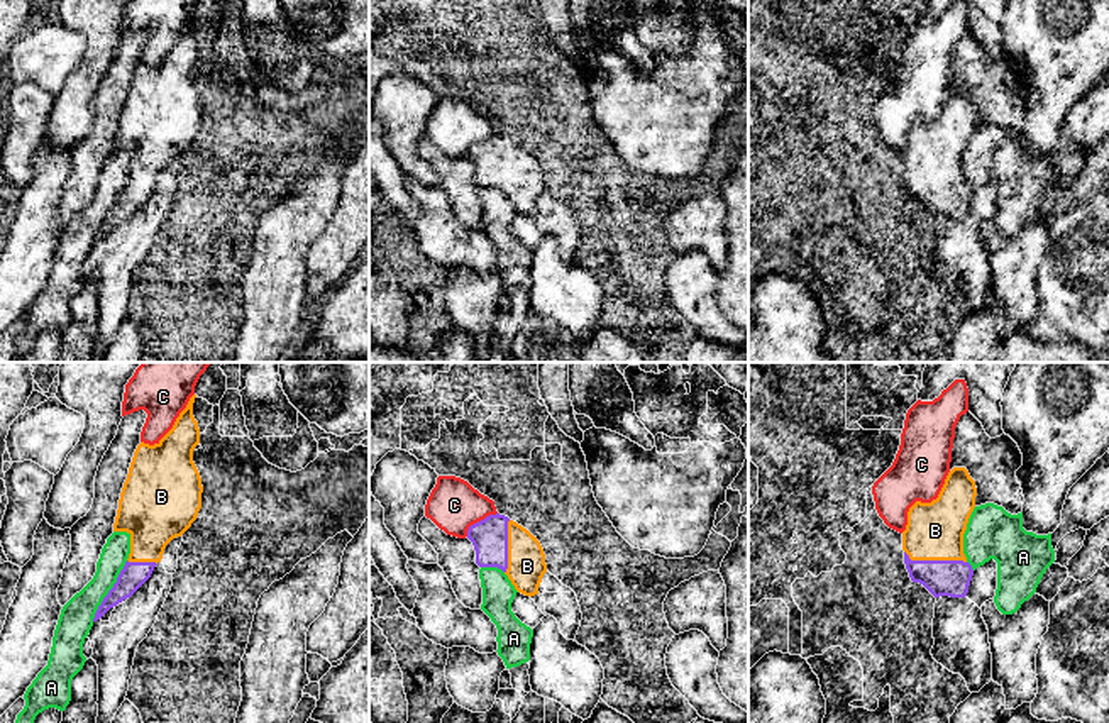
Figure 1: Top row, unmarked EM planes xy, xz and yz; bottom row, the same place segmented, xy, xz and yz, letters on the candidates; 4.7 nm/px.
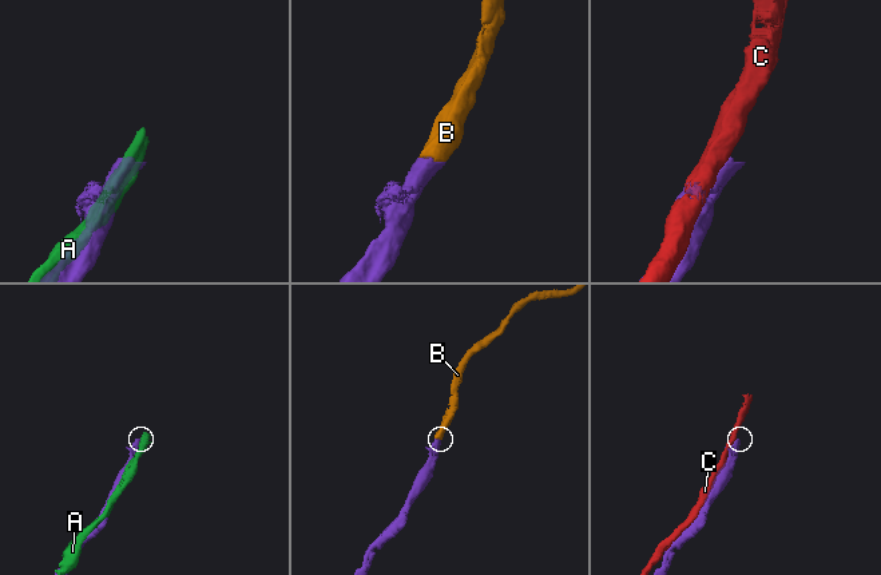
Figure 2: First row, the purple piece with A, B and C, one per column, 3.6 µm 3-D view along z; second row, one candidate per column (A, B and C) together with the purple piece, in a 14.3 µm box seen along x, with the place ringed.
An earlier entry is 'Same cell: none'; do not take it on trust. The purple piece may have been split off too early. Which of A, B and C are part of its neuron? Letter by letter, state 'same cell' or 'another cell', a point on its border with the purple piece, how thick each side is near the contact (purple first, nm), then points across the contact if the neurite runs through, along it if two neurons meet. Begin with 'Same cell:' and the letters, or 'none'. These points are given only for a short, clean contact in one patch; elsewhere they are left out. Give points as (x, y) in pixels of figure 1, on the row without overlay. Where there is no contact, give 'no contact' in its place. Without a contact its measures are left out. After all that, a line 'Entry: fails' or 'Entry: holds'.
Same cell: B
A: another cell; contact xy (109, 212); calibres 120 and 160 nm
B: same cell; contact yz (935, 182); calibres 180 and 280 nm; way yz (942, 198), (942, 188), (935, 182), (935, 151)
C: another cell; contact xz (478, 143); calibres 180 and 240 nm
Entry: fails

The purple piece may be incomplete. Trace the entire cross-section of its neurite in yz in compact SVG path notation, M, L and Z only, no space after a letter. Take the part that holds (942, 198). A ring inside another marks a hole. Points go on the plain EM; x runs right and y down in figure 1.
M953 88L936 120L916 122L908 132L902 152L904 185L913 203L923 205L935 218L965 218L974 196L963 174L963 154L975 129L977 108L965 88Z

